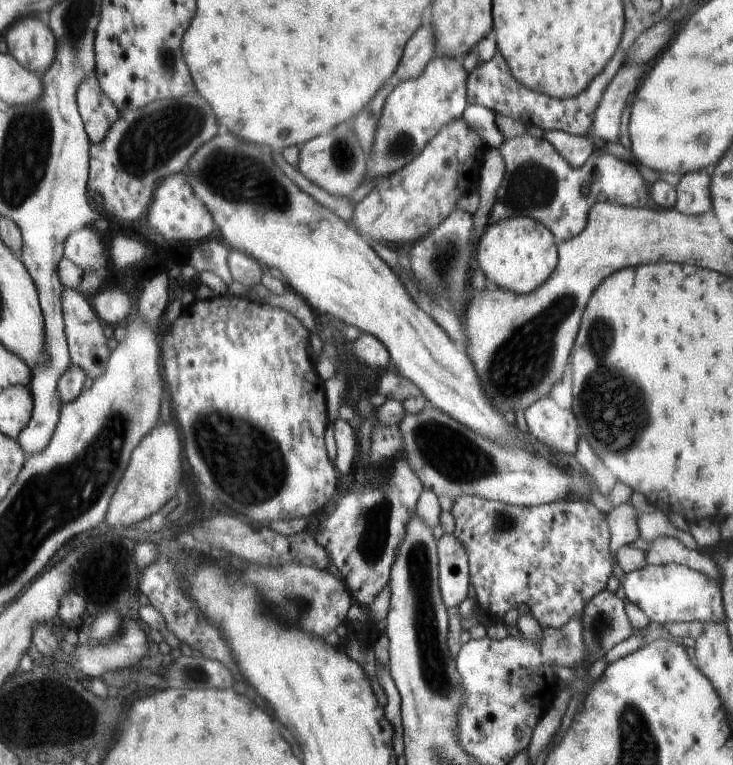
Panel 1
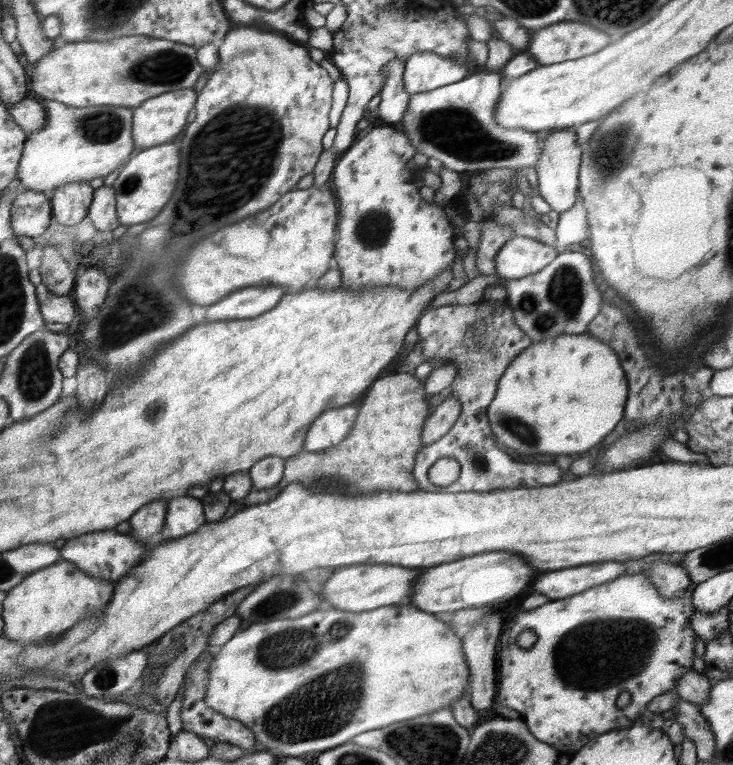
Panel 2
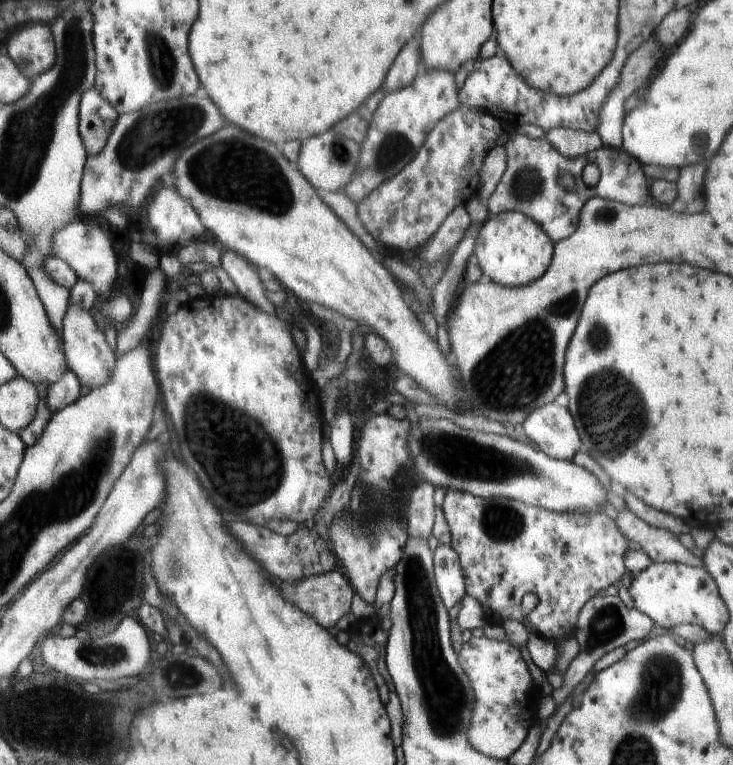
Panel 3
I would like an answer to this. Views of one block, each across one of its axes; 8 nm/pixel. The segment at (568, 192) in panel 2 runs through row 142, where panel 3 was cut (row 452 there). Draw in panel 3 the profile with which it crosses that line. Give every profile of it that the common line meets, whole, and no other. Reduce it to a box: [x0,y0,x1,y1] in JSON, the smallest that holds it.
[522,402,582,461]

